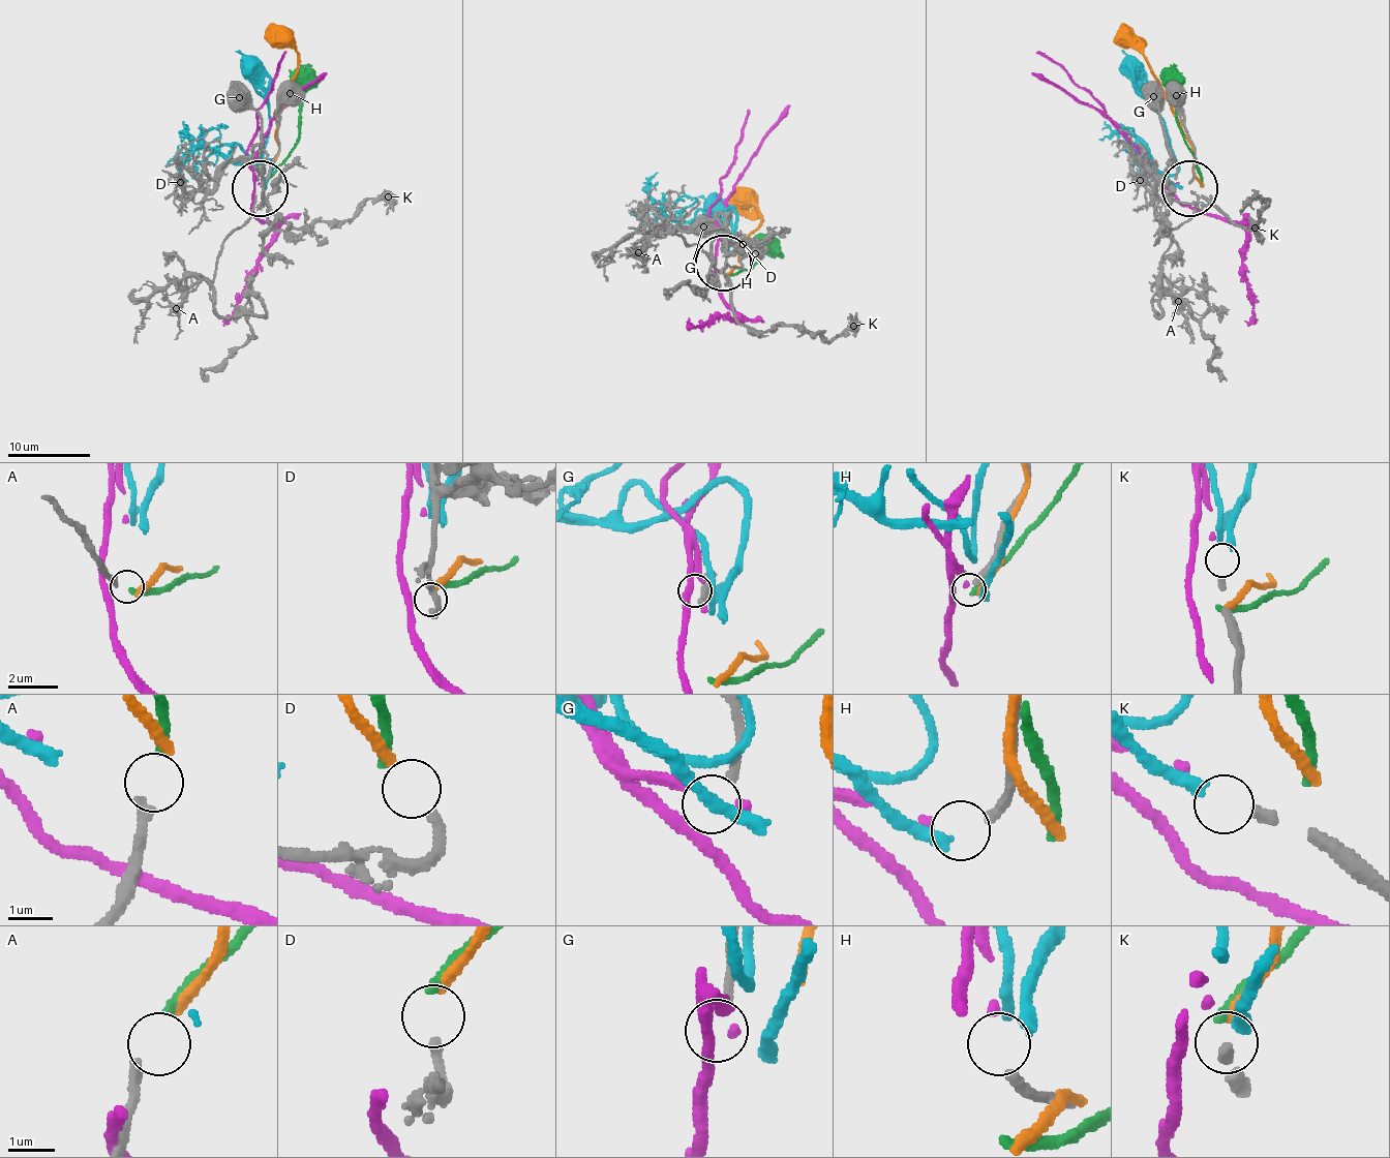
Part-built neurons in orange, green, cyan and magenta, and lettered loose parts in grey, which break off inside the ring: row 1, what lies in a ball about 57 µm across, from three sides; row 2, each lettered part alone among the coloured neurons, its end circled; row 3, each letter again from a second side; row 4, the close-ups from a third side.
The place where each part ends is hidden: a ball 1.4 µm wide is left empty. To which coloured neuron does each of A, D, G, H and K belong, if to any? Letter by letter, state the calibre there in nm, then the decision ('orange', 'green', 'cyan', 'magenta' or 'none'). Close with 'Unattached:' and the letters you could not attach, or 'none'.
A: 220 nm | green
D: 200 nm | orange
G: 190 nm | none
H: 240 nm | magenta
K: 200 nm | cyan
Unattached: G

